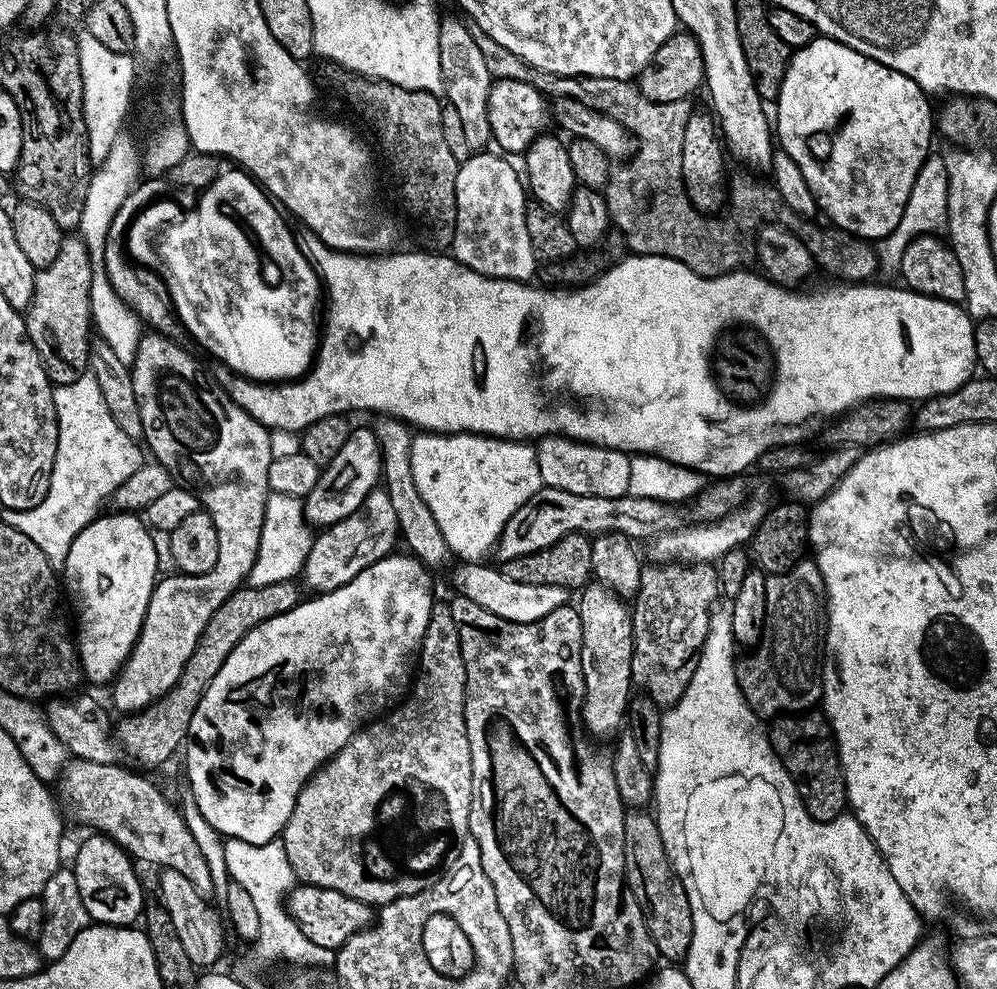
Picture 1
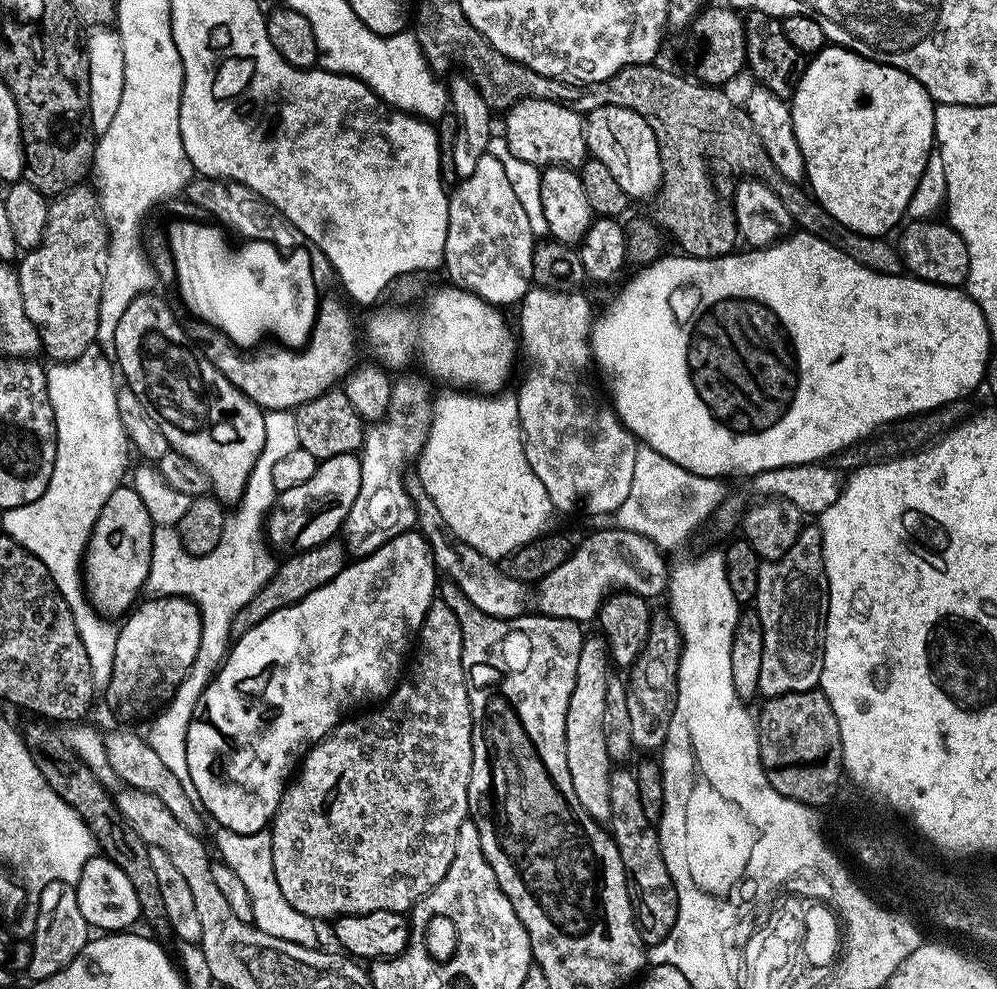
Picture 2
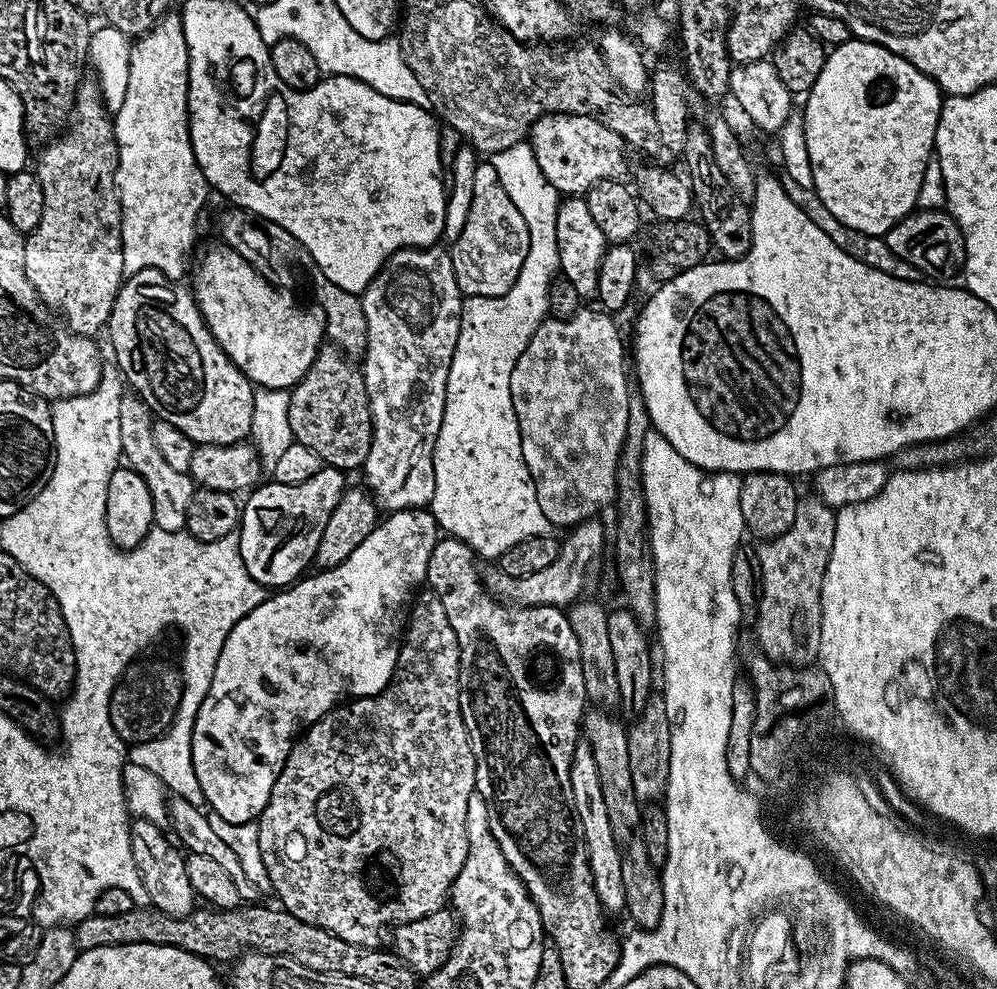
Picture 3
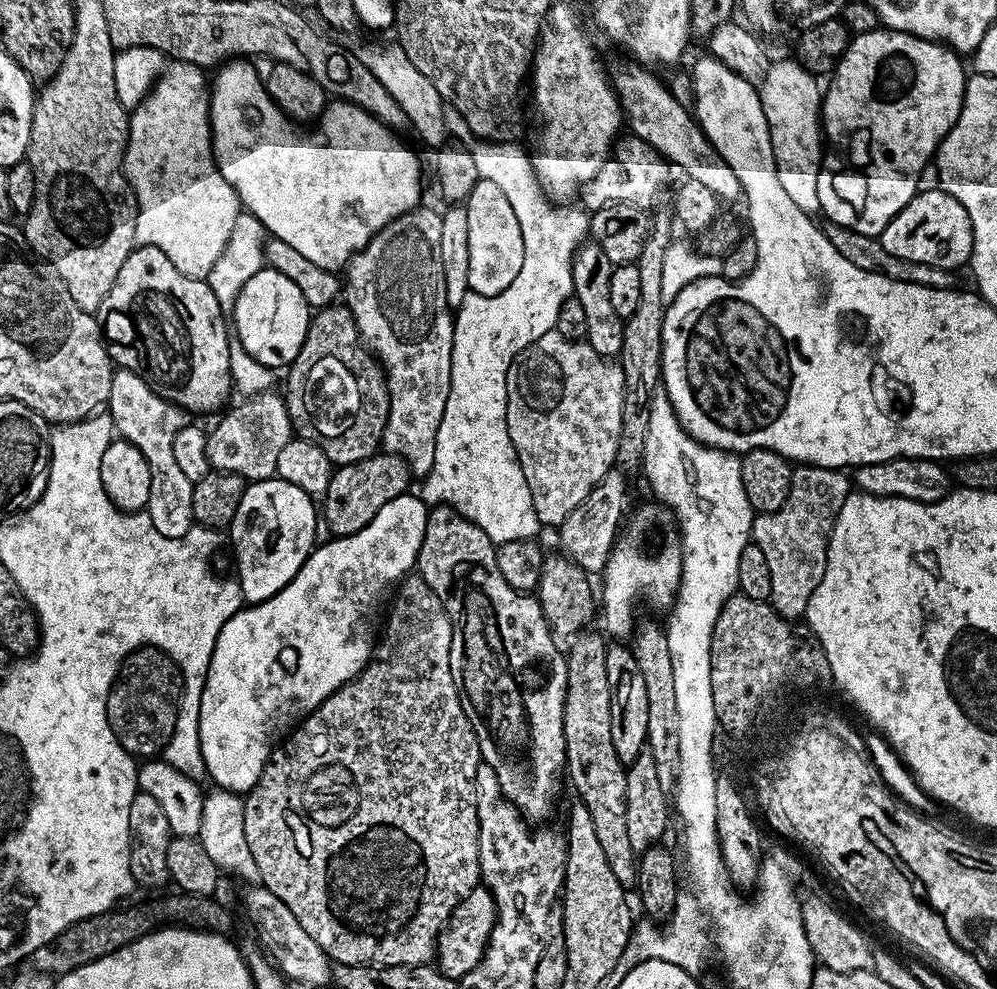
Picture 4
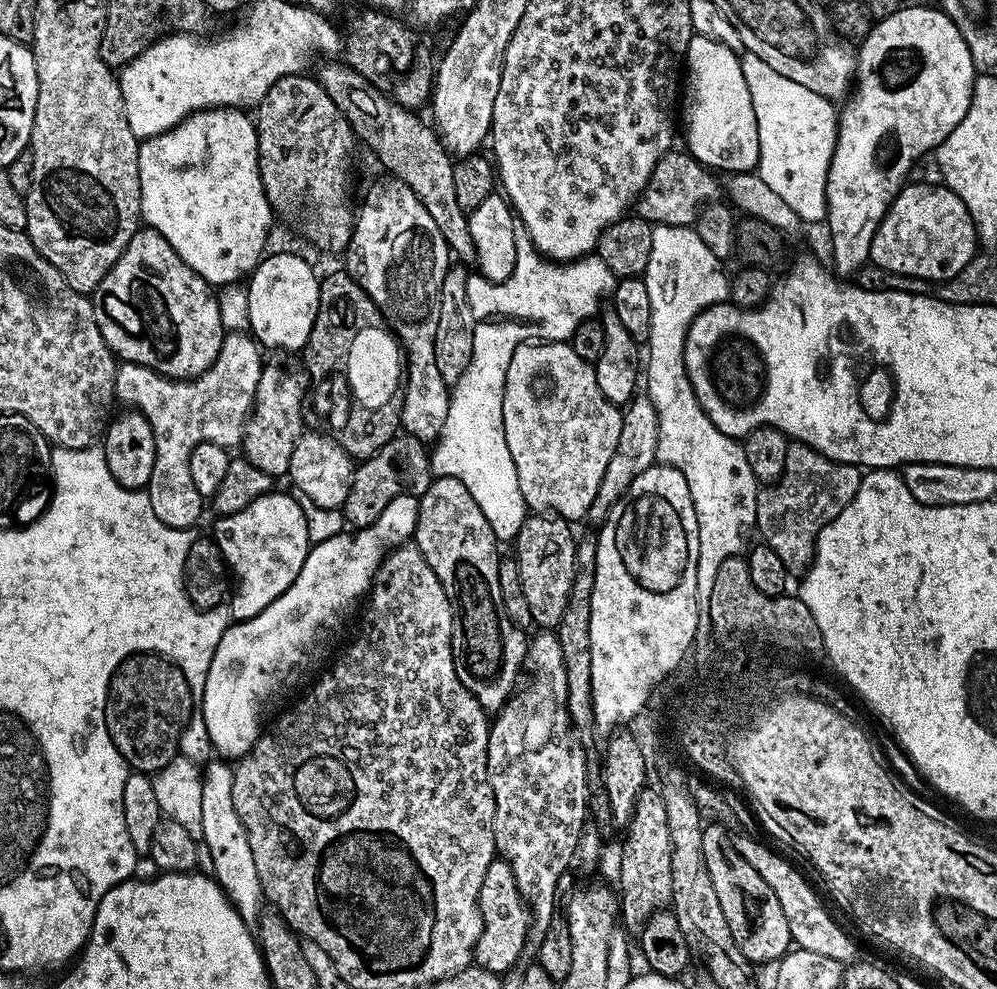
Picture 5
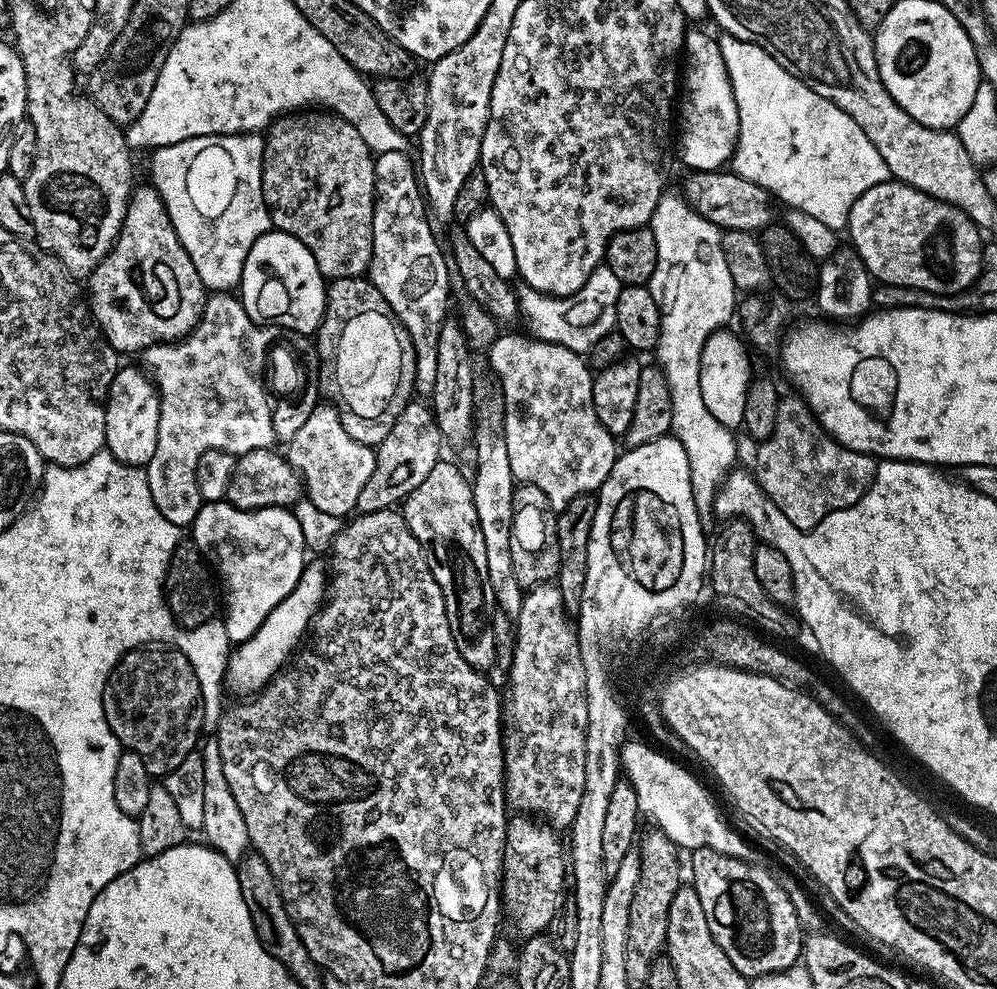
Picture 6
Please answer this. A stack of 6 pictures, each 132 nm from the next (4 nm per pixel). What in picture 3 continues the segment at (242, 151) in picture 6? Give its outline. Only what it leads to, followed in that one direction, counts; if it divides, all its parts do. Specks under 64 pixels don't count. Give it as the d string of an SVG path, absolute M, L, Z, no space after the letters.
M169 14L163 16L153 28L142 36L135 37L130 47L130 82L126 85L126 99L122 106L114 114L116 125L116 141L118 142L118 170L116 171L116 189L120 195L120 217L122 218L122 262L125 273L131 274L138 270L153 268L158 270L169 280L176 282L184 272L184 259L192 248L192 239L196 236L196 219L208 200L210 185L202 174L200 167L196 165L194 150L190 142L190 130L188 129L188 47L182 30L182 22L179 15Z

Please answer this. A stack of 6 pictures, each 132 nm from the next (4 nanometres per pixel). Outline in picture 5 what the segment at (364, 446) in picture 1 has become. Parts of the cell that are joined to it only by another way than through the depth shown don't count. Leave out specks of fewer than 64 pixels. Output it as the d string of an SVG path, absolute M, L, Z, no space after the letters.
M273 490L246 506L246 510L221 516L215 521L214 542L220 547L224 562L234 577L234 591L230 596L233 617L247 618L266 610L274 598L292 585L300 573L300 564L308 557L308 516L304 513L305 505L292 496Z

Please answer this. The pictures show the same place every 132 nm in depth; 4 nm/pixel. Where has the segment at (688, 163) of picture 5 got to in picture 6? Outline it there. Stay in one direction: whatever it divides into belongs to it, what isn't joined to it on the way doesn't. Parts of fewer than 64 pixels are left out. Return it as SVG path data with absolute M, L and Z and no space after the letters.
M731 170L693 171L689 176L692 177L685 182L682 189L684 199L698 215L714 222L721 230L759 234L773 223L769 189L758 186Z

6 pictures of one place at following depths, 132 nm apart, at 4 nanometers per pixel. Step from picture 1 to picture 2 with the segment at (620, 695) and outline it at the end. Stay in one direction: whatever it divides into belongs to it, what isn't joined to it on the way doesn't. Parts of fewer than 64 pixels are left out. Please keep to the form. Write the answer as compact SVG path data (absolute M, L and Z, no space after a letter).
M589 635L578 654L578 670L574 678L574 694L566 706L566 766L570 769L570 783L582 810L590 818L601 822L612 819L610 810L610 774L614 765L606 750L606 686L610 679L608 643L603 635Z

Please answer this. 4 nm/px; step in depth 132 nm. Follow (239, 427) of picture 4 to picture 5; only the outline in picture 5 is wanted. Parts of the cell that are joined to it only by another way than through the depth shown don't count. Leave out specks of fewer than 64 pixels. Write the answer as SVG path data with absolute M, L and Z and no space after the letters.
M265 363L260 369L256 402L248 421L242 426L244 432L243 459L254 462L260 470L266 470L273 478L284 478L288 475L290 454L301 432L305 431L304 409L306 407L306 388L292 372L287 372L280 364Z

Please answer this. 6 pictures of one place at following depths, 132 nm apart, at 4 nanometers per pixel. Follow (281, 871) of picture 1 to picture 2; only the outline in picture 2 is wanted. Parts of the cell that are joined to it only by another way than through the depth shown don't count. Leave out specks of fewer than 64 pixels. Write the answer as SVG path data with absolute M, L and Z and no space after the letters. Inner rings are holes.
M217 827L216 848L220 851L219 859L234 874L238 874L238 879L246 886L250 893L250 910L252 911L252 923L262 934L270 934L270 938L289 939L290 933L296 934L305 932L315 937L317 935L318 924L312 917L294 910L290 902L286 902L282 890L278 887L278 878L274 878L274 854L272 853L271 831L251 832L242 834L229 828ZM280 919L284 919L284 924ZM288 928L292 932L288 932Z

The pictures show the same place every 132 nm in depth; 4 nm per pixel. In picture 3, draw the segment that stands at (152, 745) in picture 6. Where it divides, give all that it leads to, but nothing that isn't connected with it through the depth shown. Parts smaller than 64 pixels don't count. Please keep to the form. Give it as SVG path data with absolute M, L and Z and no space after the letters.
M144 659L129 663L110 698L110 722L128 746L158 739L167 731L178 710L184 688L181 669L175 663L163 664L160 660Z

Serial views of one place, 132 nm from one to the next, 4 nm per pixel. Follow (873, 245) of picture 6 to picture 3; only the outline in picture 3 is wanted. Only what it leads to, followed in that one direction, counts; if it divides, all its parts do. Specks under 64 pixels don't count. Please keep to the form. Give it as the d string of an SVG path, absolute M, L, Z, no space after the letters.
M913 210L902 217L893 228L885 234L884 241L910 266L919 270L921 277L931 278L936 282L944 282L947 276L952 276L964 267L964 235L959 226L947 211L920 212Z

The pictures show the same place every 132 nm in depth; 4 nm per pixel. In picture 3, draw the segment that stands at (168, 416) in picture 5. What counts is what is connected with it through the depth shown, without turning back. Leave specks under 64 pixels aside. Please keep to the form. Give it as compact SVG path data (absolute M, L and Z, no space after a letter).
M126 394L122 398L122 407L118 413L118 427L122 437L122 456L130 467L150 486L150 498L154 502L152 523L164 534L180 534L185 531L186 506L190 506L190 498L194 491L191 476L187 472L172 469L166 458L162 458L158 446L154 446L152 421L154 417L145 406L144 401L135 394Z

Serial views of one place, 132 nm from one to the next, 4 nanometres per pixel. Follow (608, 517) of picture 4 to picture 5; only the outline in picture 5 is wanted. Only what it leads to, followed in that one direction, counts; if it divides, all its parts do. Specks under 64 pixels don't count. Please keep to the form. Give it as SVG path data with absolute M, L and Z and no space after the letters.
M646 394L637 395L623 409L623 414L622 434L618 434L618 446L614 446L614 458L610 458L610 466L606 466L606 474L602 474L602 486L598 486L598 494L588 511L589 521L602 522L607 518L612 503L627 490L630 482L634 482L634 478L642 474L642 470L657 463L658 410L654 410L654 402Z

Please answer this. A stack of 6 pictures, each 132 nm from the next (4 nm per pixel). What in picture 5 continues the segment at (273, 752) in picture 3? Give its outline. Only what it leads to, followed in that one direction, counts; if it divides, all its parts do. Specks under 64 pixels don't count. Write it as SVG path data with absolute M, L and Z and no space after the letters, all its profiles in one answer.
M399 496L390 502L390 506L386 506L386 510L382 510L382 514L378 514L370 526L328 536L321 544L313 543L309 547L308 557L300 564L300 573L282 595L274 598L274 602L270 602L270 606L266 606L266 610L256 616L240 618L229 624L222 634L222 642L218 642L218 650L214 650L210 670L206 674L204 697L198 706L198 711L205 718L212 747L221 757L245 756L260 736L260 719L287 694L292 680L298 679L300 672L310 671L315 664L323 665L333 655L332 647L348 615L355 610L360 598L363 595L365 597L371 589L384 557L391 549L399 548L415 537L419 505L417 497Z

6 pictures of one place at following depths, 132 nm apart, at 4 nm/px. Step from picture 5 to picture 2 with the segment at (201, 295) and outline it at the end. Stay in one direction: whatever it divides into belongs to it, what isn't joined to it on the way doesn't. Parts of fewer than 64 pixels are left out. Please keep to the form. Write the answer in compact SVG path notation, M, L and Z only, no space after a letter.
M145 294L134 298L118 322L114 342L119 375L126 387L138 394L138 402L146 406L146 414L154 418L158 430L166 434L169 449L190 458L194 466L208 475L211 495L221 504L235 506L240 503L248 485L250 470L254 468L254 462L258 454L262 454L262 446L266 442L265 409L258 407L253 400L246 398L246 394L242 394L242 390L234 387L224 377L224 370L214 370L214 366L210 366L207 358L194 347L184 332L181 317L176 317L171 306L156 295Z

